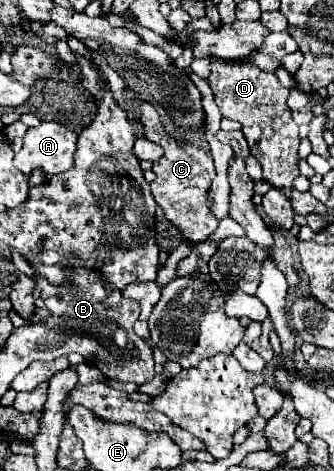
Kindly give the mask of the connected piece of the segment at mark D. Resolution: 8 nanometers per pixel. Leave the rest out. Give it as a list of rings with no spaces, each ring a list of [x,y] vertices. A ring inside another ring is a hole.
[[[212,58],[212,72],[208,76],[208,82],[222,116],[238,120],[242,124],[250,154],[262,164],[264,180],[272,182],[274,188],[284,190],[288,196],[288,192],[292,190],[292,182],[300,176],[298,124],[290,118],[290,108],[286,104],[290,90],[280,84],[276,74],[264,72],[248,60],[224,62],[220,58]]]

